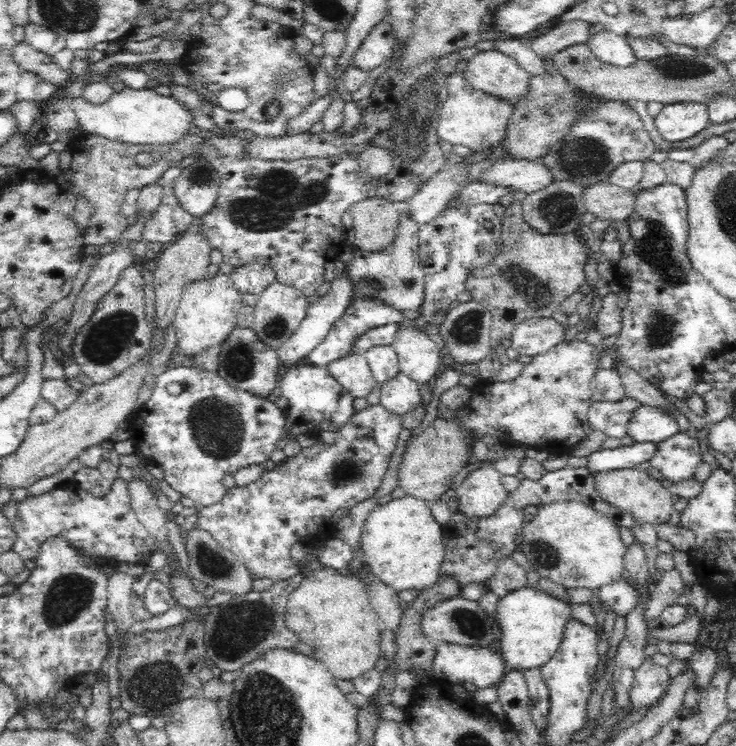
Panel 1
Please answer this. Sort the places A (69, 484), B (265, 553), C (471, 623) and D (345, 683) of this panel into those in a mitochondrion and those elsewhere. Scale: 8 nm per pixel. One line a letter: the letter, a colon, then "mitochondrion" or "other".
A: other
B: other
C: mitochondrion
D: other

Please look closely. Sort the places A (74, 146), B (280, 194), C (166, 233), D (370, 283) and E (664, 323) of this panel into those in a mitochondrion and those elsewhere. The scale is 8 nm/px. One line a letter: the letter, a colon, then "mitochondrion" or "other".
A: other
B: mitochondrion
C: other
D: mitochondrion
E: mitochondrion

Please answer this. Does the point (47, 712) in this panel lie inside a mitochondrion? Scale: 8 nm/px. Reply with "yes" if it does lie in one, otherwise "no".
yes

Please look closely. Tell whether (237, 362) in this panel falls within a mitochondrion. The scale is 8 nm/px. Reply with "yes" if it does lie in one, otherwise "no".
yes

